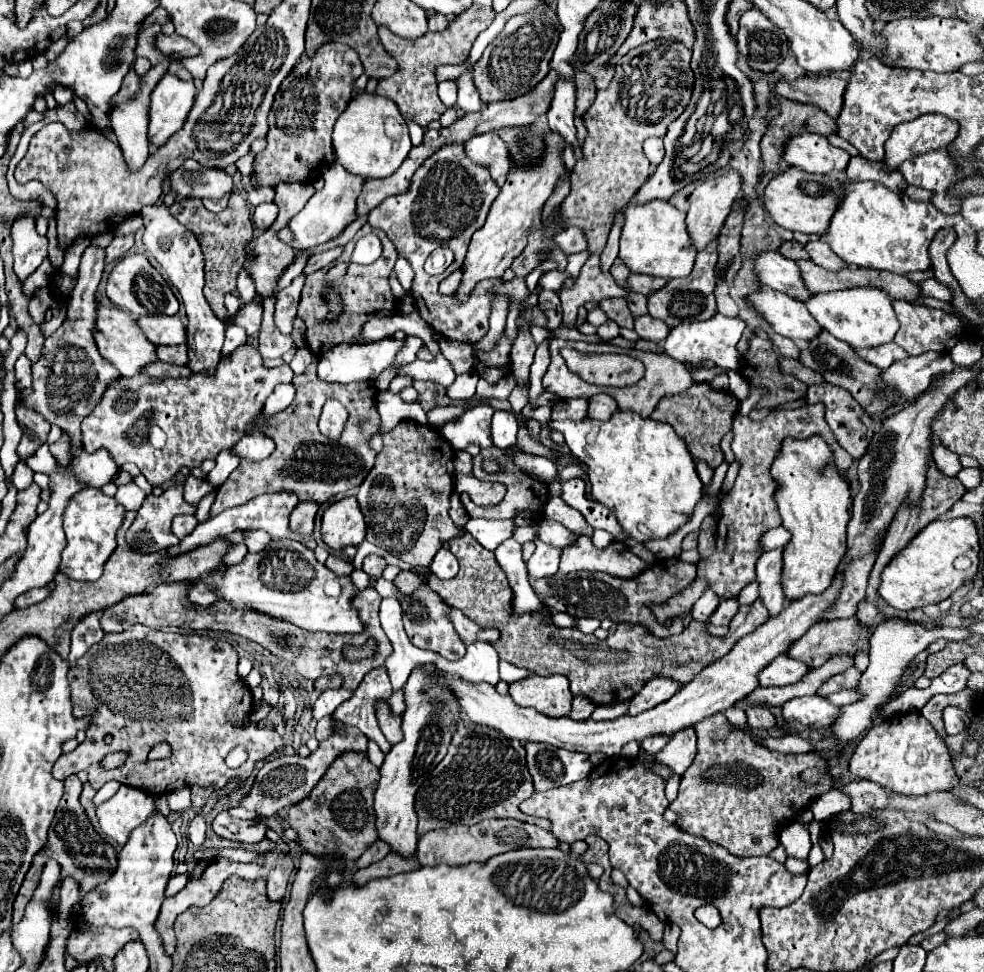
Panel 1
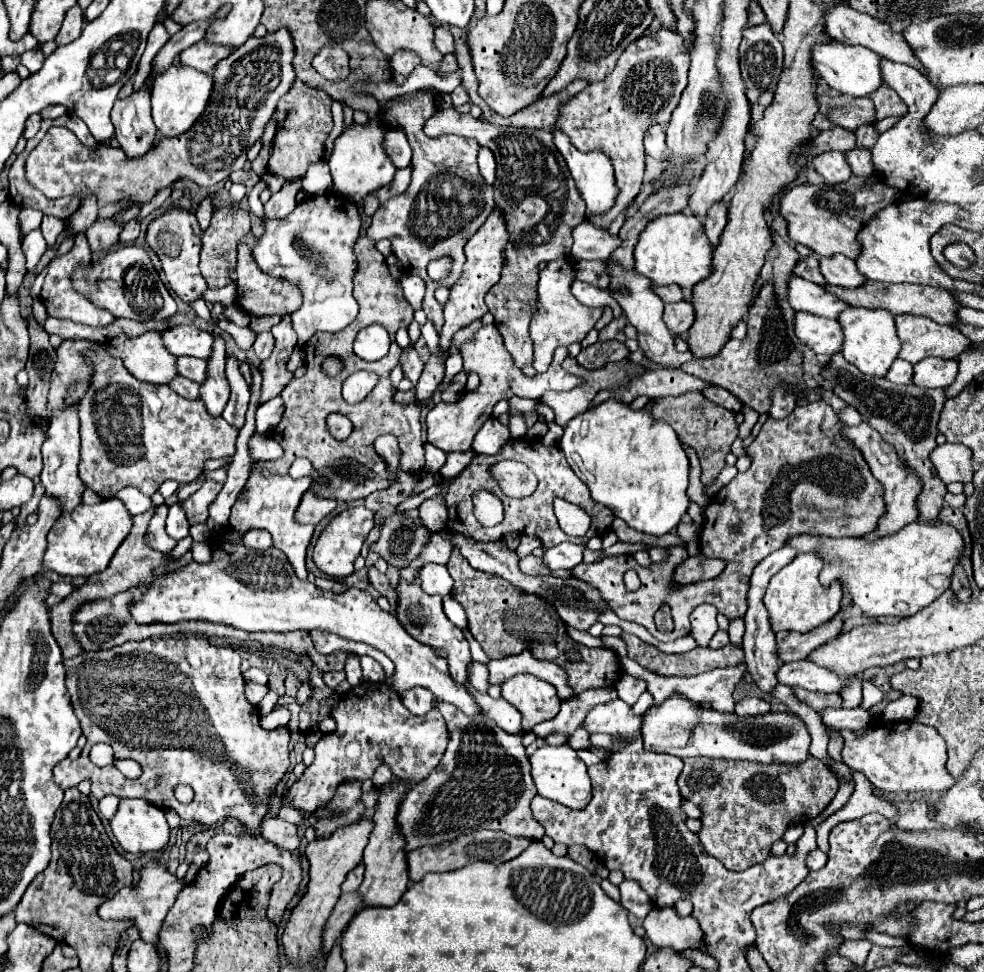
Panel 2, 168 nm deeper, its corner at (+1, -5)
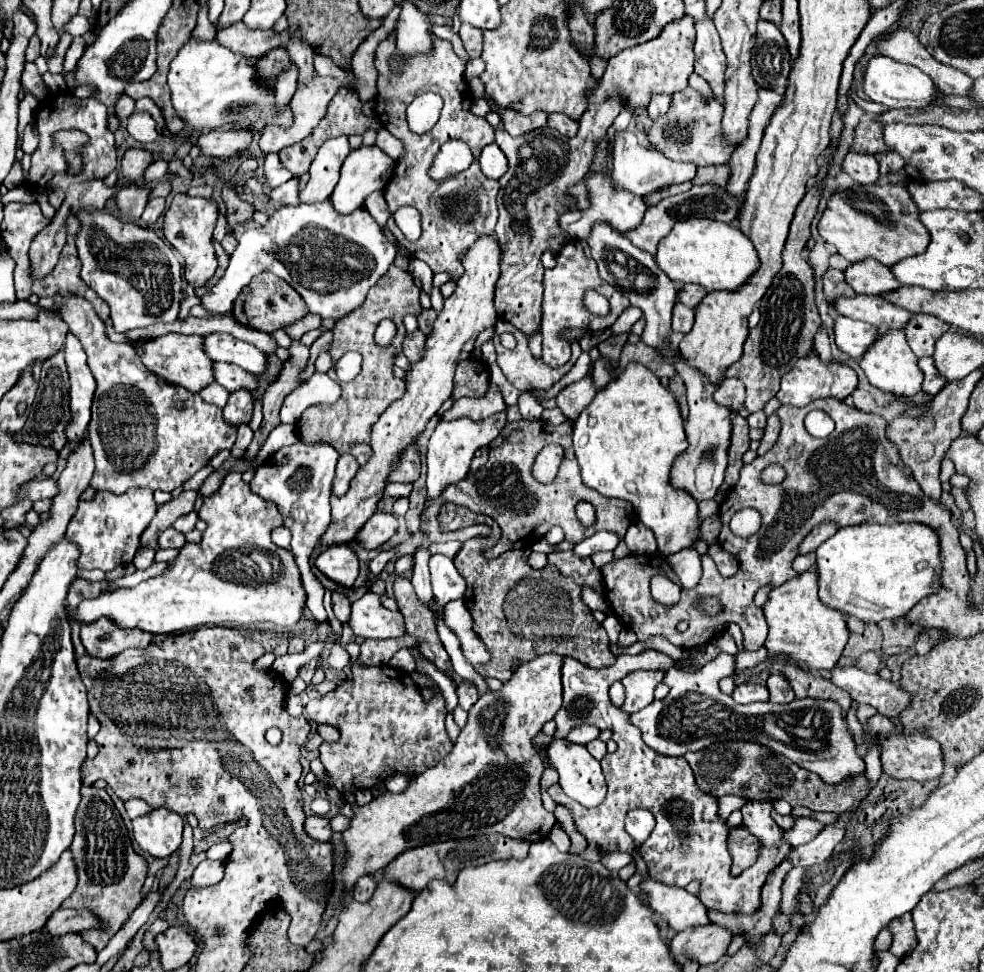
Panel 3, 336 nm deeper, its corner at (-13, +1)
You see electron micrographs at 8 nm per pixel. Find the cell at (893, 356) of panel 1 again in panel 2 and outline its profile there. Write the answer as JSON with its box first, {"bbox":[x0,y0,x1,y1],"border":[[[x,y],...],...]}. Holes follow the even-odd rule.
{"bbox":[884,358,912,384],"border":[[[896,358],[892,362],[890,372],[886,372],[884,378],[890,380],[890,382],[894,382],[894,384],[910,384],[912,382],[912,364],[906,362],[906,360]]]}

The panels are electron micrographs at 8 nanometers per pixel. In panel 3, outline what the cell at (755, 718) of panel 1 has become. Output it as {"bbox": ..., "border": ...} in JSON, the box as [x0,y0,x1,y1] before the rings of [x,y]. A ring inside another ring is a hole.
{"bbox":[732,682,768,704],"border":[[[742,682],[734,688],[732,698],[738,704],[750,704],[750,702],[766,702],[768,700],[768,690],[762,684],[754,684],[754,682]]]}

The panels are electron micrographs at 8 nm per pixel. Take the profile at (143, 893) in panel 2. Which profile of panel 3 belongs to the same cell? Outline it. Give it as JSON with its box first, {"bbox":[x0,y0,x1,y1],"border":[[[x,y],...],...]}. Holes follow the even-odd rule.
{"bbox":[192,860,224,886],"border":[[[204,860],[198,864],[192,876],[192,886],[212,886],[218,884],[224,876],[224,862]]]}

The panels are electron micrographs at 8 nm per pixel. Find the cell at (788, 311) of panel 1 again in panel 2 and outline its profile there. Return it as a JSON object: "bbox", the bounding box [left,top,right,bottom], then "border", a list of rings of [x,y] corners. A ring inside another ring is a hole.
{"bbox":[794,312,842,354],"border":[[[810,312],[794,314],[794,332],[798,340],[816,354],[834,354],[842,348],[842,332],[836,320],[812,316]]]}

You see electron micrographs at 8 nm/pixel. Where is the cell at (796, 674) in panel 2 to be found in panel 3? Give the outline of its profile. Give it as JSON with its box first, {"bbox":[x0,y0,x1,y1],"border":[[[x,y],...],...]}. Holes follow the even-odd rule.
{"bbox":[832,666,912,718],"border":[[[856,666],[832,668],[832,684],[846,690],[854,702],[868,704],[886,718],[900,716],[912,702],[912,696],[898,684]]]}

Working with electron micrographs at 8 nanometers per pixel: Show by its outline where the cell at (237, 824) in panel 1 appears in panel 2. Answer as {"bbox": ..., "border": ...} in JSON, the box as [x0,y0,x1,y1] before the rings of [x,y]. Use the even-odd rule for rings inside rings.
{"bbox":[260,818,300,850],"border":[[[264,818],[260,822],[260,834],[276,844],[278,848],[296,850],[300,846],[300,838],[296,836],[296,826],[290,822],[284,822],[280,818]]]}

